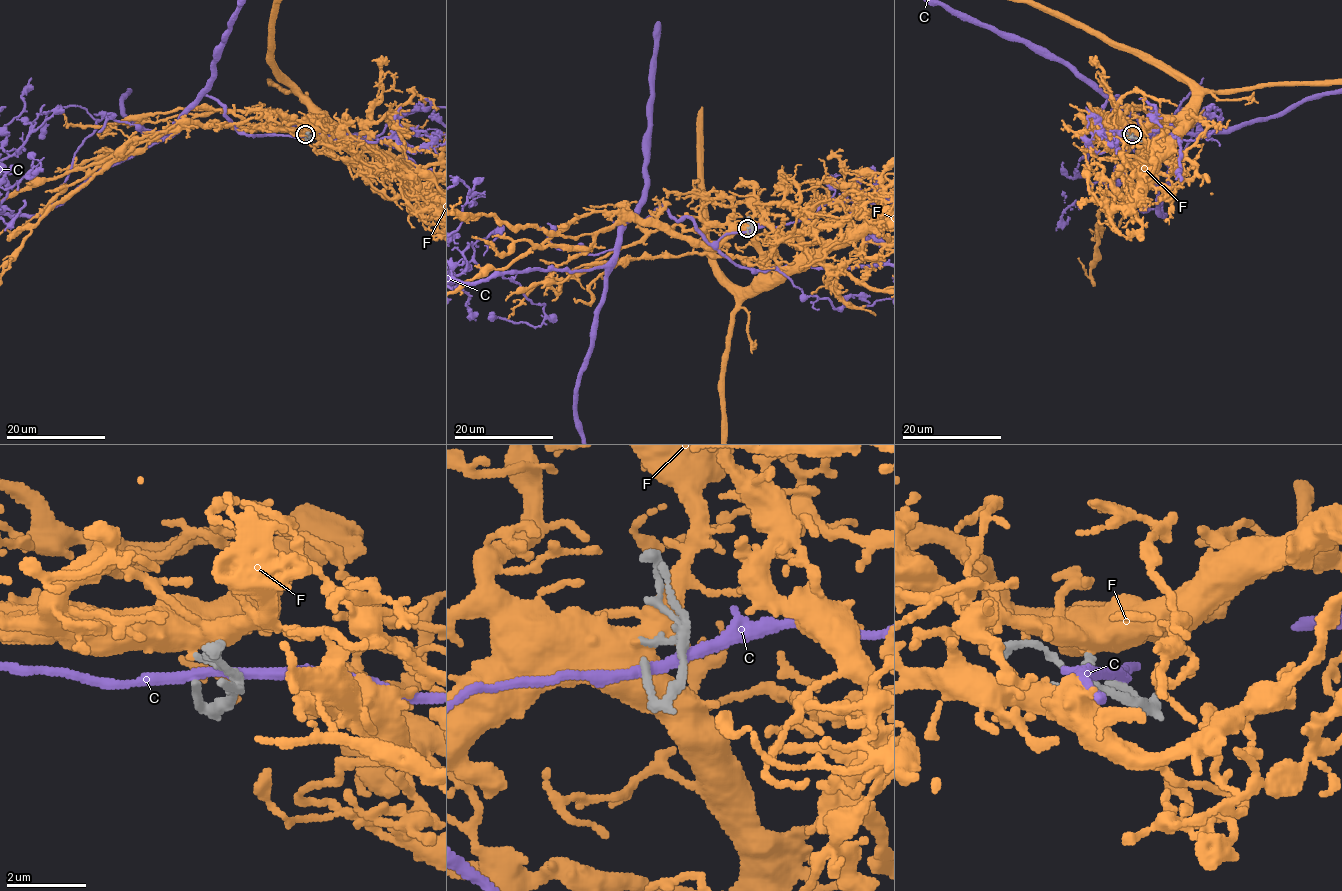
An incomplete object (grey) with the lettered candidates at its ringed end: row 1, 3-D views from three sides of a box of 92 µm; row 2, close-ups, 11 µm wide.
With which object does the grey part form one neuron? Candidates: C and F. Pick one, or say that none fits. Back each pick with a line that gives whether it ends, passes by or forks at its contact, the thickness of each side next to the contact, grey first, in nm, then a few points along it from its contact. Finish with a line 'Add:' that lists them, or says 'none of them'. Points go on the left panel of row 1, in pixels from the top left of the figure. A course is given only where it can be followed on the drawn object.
F: it passes by; 170 nm thick on the grey side, 480 nm on the other; it runs (305, 133), (315, 121), (323, 120), (321, 116)
Add: F

